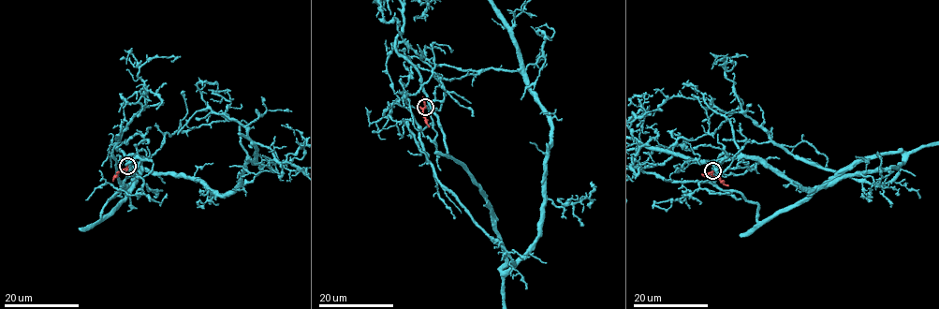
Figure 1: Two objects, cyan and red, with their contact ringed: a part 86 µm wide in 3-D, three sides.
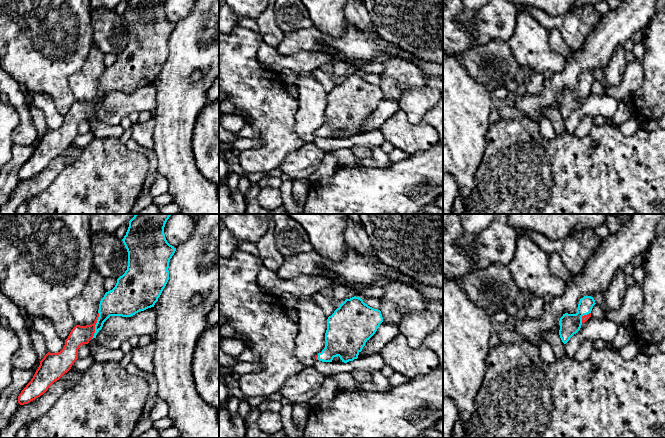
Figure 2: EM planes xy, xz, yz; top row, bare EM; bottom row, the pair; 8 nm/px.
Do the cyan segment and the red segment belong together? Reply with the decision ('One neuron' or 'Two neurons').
One neuron

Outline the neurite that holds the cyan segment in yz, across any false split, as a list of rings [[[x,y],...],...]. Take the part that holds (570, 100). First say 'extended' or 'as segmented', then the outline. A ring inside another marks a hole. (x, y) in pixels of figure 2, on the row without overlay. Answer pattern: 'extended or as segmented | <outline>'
extended | [[[584,72],[579,77],[576,90],[563,90],[559,97],[559,111],[564,120],[566,120],[570,114],[580,106],[581,101],[591,93],[591,87],[595,80],[593,73]]]

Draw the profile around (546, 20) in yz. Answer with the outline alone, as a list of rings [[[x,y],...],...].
[[[526,7],[524,10],[532,17],[534,17],[541,26],[543,26],[549,31],[554,28],[560,30],[562,27],[564,16],[552,16],[546,13],[544,10],[538,8]]]

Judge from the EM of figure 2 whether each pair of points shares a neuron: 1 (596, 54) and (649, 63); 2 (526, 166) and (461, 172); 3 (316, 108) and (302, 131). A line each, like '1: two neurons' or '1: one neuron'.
1: two neurons
2: two neurons
3: one neuron

